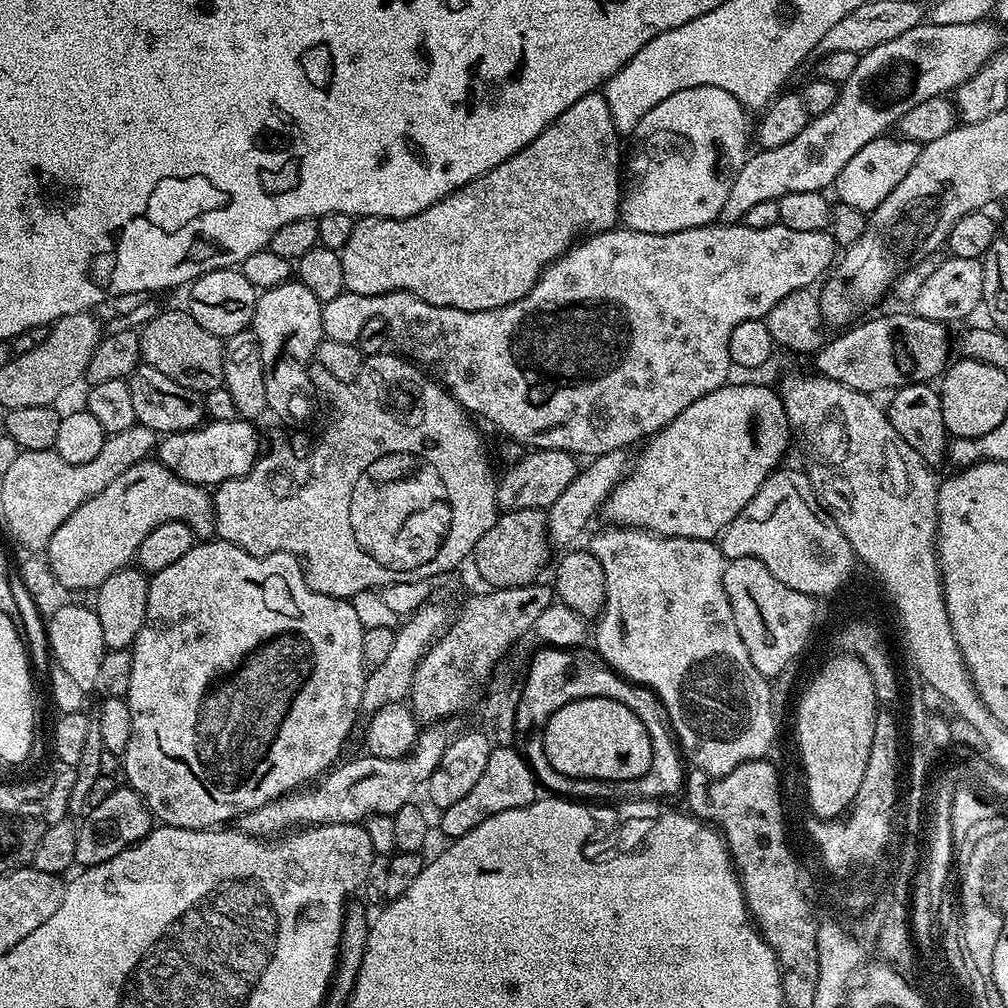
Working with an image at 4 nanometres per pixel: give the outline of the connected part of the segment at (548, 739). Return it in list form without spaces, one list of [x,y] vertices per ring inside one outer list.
[[[582,698],[554,710],[554,714],[542,725],[544,753],[559,775],[572,780],[614,780],[614,782],[638,779],[650,768],[650,734],[638,719],[638,714],[622,702],[610,698]]]

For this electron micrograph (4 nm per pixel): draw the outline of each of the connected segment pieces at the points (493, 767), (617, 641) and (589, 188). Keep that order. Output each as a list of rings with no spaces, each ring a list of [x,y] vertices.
[[[493,747],[489,754],[486,770],[480,775],[478,782],[471,787],[467,795],[459,799],[454,806],[441,811],[440,828],[448,835],[455,838],[462,834],[470,834],[478,822],[486,822],[486,818],[494,818],[494,814],[502,814],[502,810],[518,810],[522,806],[530,806],[538,799],[538,781],[528,765],[527,759],[515,752],[515,747]]]
[[[604,526],[601,532],[593,534],[592,541],[586,544],[586,548],[594,554],[594,558],[598,558],[598,562],[602,562],[602,574],[606,574],[606,602],[594,624],[595,651],[615,672],[619,672],[634,684],[645,684],[663,702],[668,721],[672,724],[672,731],[683,755],[688,760],[692,759],[696,763],[693,765],[699,771],[713,778],[730,774],[730,770],[751,760],[767,757],[768,747],[771,746],[778,728],[778,722],[770,708],[770,680],[769,677],[758,674],[758,670],[754,670],[754,662],[750,662],[750,654],[746,654],[746,646],[742,646],[742,634],[738,634],[738,626],[734,626],[734,614],[730,610],[730,602],[726,598],[724,589],[726,561],[719,547],[710,540],[657,536],[655,532],[645,532],[642,528]]]
[[[599,91],[584,93],[584,96],[578,98],[574,102],[574,106],[566,109],[556,121],[552,124],[545,124],[543,130],[537,132],[536,137],[530,140],[526,147],[519,148],[513,156],[504,157],[502,163],[494,166],[494,170],[481,172],[478,178],[474,178],[470,183],[451,192],[449,196],[441,196],[438,202],[434,202],[426,210],[422,210],[422,214],[414,214],[410,218],[401,220],[391,220],[381,216],[359,217],[354,226],[354,234],[350,234],[346,246],[339,251],[342,258],[342,278],[345,289],[354,294],[366,294],[367,296],[381,296],[387,292],[409,292],[434,306],[446,306],[467,312],[494,310],[526,298],[526,294],[530,294],[532,287],[540,281],[540,276],[545,268],[559,260],[581,237],[588,233],[607,232],[617,227],[620,220],[622,195],[620,140],[622,140],[621,133],[616,131],[614,118],[610,118],[610,106],[604,95]]]

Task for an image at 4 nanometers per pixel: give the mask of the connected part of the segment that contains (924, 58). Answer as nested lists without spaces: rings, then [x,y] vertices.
[[[991,19],[976,22],[959,23],[958,25],[936,25],[923,22],[913,29],[899,34],[888,42],[874,46],[859,57],[854,74],[839,85],[840,93],[826,114],[809,119],[806,130],[797,134],[786,146],[760,148],[753,151],[745,160],[742,170],[738,170],[734,186],[730,186],[730,198],[726,198],[726,206],[722,206],[720,220],[725,224],[743,221],[746,210],[752,209],[758,202],[781,200],[786,194],[802,194],[803,192],[824,192],[835,185],[838,174],[842,174],[842,166],[866,146],[866,142],[876,140],[885,135],[891,126],[899,125],[902,114],[910,110],[910,106],[918,106],[918,102],[926,102],[926,98],[955,93],[962,82],[974,78],[988,59],[1005,47],[1005,29]]]

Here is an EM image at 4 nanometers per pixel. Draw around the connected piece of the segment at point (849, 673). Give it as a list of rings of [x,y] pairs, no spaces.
[[[839,655],[821,666],[796,708],[796,740],[800,743],[800,760],[804,763],[804,780],[808,783],[808,804],[813,817],[822,820],[843,816],[858,794],[862,774],[866,774],[866,758],[870,758],[870,742],[874,742],[874,718],[878,711],[878,685],[872,679],[871,667],[859,656]]]

